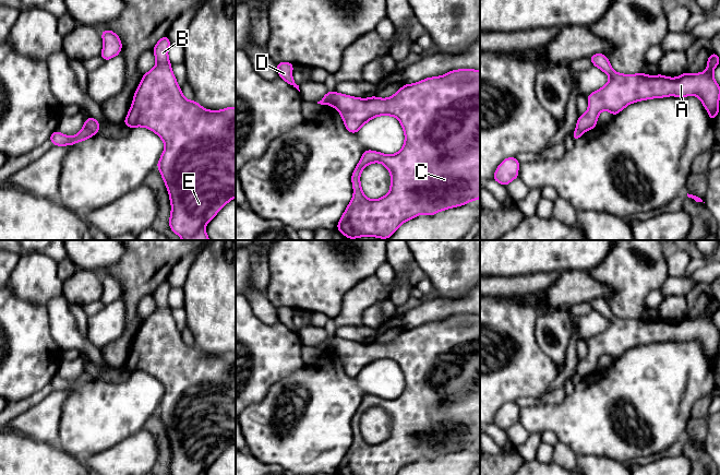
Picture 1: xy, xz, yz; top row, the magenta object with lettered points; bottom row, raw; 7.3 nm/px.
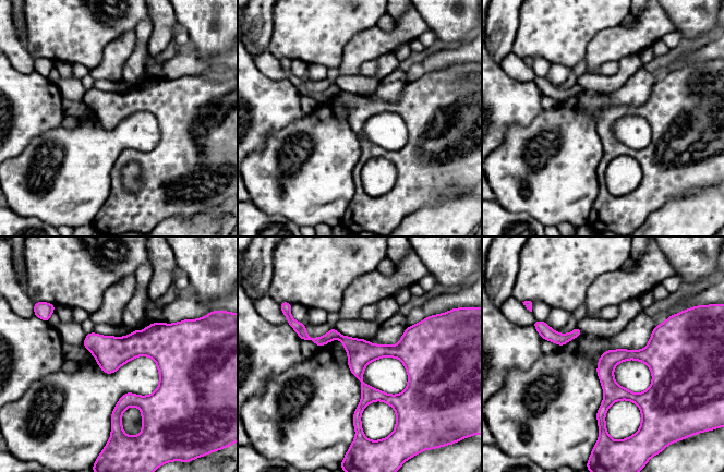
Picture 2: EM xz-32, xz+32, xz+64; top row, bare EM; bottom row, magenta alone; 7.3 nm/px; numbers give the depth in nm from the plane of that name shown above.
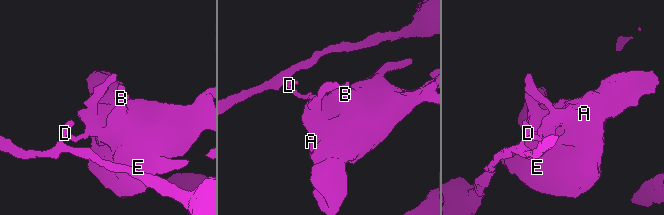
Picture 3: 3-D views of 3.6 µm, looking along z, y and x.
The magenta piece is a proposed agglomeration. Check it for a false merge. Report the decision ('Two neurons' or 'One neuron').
Two neurons

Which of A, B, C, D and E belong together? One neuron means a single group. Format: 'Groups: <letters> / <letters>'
Groups: A B C E / D

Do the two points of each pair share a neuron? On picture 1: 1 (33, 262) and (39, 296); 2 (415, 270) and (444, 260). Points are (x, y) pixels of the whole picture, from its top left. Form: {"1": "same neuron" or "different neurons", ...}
{"1": "same neuron", "2": "different neurons"}

